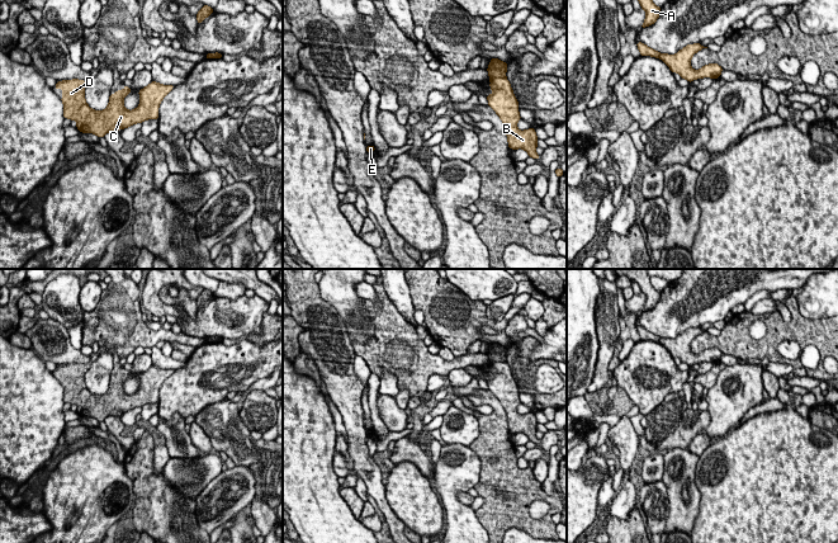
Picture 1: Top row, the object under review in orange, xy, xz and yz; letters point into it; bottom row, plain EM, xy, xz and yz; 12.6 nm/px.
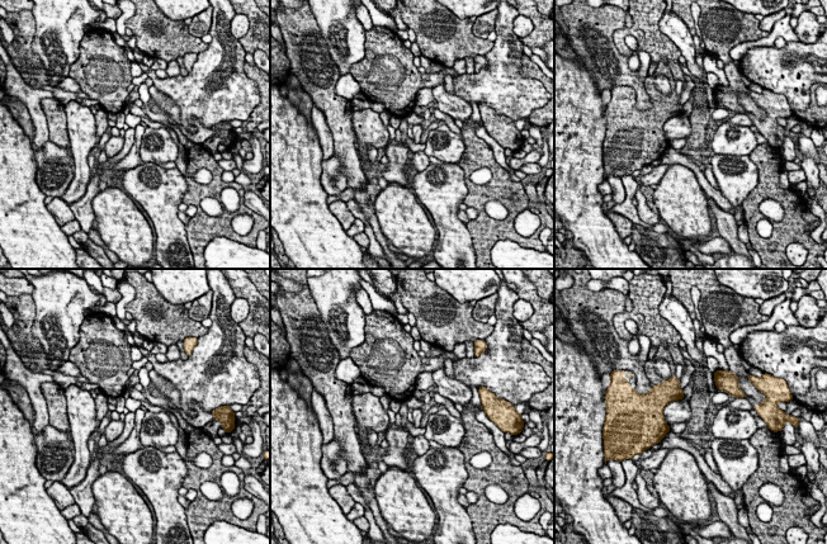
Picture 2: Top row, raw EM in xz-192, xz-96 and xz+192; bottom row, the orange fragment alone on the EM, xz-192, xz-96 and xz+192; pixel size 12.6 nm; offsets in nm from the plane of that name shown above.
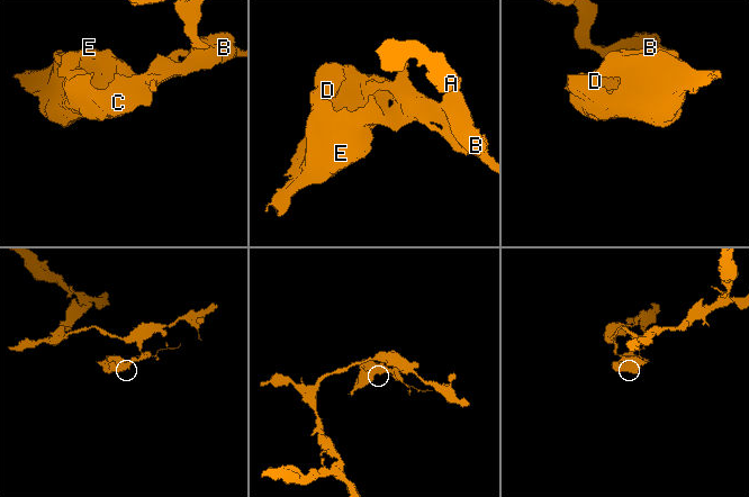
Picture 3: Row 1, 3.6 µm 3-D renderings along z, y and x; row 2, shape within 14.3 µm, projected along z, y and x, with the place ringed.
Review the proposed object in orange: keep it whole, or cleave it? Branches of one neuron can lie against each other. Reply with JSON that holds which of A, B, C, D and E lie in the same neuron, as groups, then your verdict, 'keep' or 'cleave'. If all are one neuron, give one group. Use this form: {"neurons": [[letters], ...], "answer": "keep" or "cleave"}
{"neurons": [["A"], ["B", "C", "D", "E"]], "answer": "cleave"}

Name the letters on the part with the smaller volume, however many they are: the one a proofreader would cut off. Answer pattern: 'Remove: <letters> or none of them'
Remove: B, C, D, E

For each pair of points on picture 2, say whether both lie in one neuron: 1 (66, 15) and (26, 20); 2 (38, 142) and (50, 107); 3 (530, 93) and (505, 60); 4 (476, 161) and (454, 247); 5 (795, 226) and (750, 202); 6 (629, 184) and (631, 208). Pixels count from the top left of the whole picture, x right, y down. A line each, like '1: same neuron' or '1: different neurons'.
1: different neurons
2: different neurons
3: same neuron
4: different neurons
5: same neuron
6: same neuron

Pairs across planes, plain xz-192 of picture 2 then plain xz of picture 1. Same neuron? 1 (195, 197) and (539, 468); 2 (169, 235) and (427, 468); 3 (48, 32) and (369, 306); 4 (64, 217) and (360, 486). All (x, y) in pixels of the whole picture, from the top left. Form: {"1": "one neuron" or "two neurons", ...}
{"1": "two neurons", "2": "two neurons", "3": "two neurons", "4": "two neurons"}

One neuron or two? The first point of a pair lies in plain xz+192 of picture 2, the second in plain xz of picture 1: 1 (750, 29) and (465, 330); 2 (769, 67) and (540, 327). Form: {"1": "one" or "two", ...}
{"1": "one", "2": "two"}

